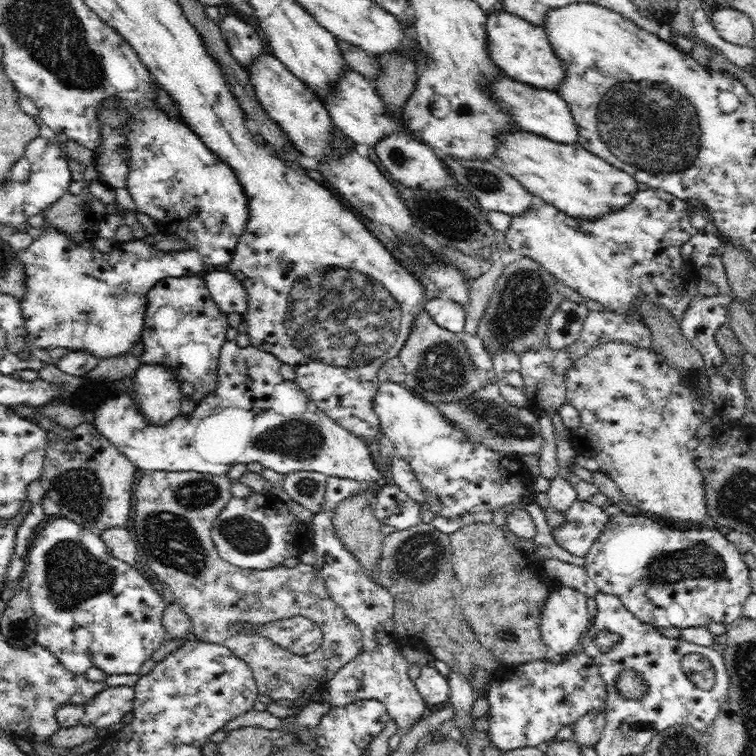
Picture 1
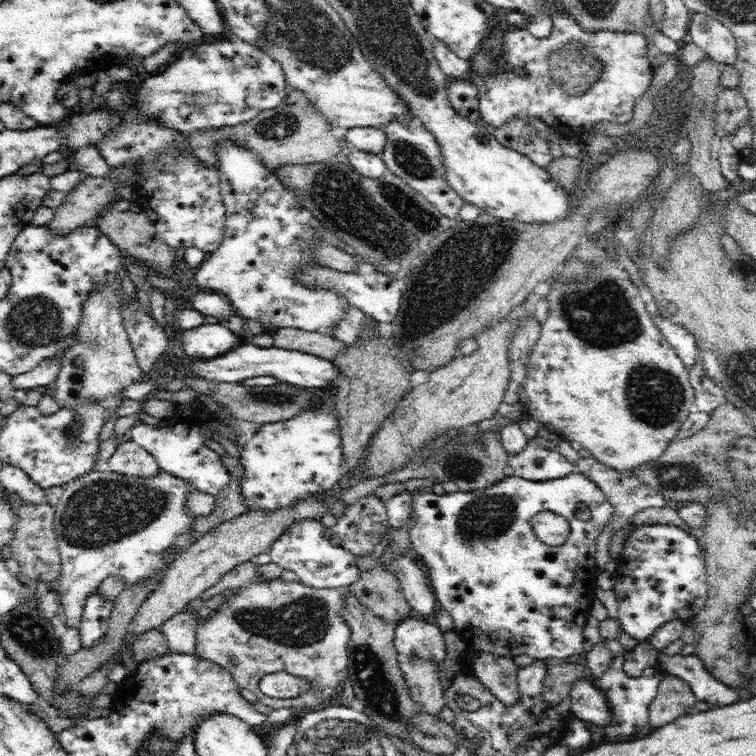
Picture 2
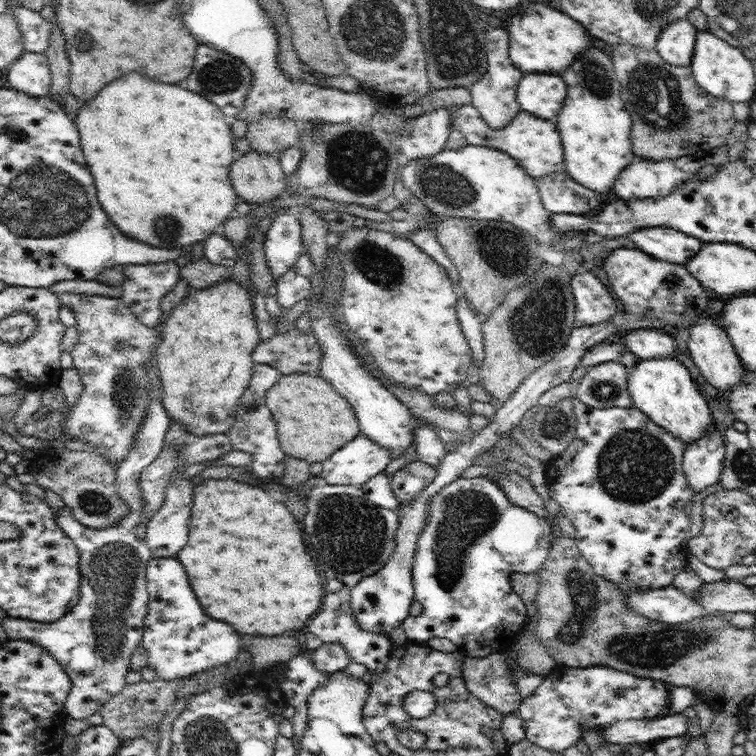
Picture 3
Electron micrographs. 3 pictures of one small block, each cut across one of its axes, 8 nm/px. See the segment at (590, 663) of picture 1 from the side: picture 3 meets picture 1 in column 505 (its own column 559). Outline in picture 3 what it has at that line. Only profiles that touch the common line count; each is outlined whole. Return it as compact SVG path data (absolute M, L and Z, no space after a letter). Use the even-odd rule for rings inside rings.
M558 664L550 673L543 676L543 682L536 691L527 698L521 700L518 714L526 724L526 738L552 752L562 752L570 748L577 740L582 739L584 731L590 727L604 728L614 721L628 719L654 719L660 710L664 710L670 698L670 687L662 680L652 678L640 678L614 670L608 666L590 666L588 668L572 668Z

